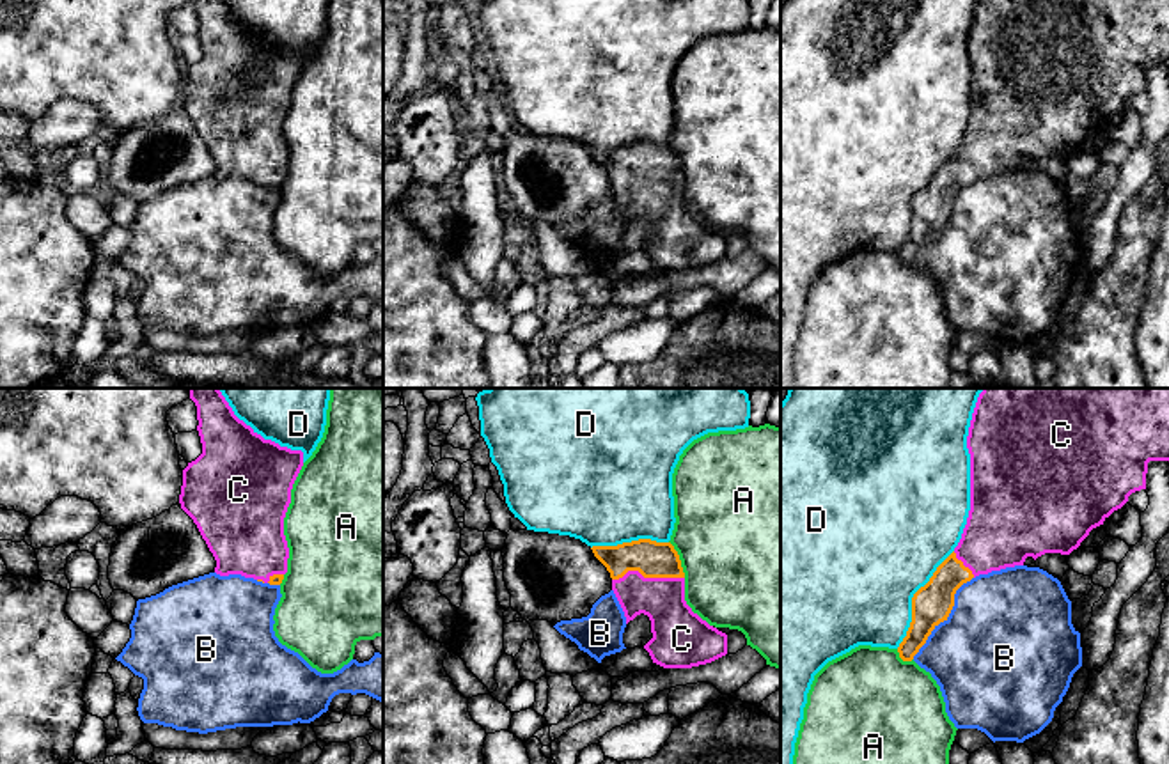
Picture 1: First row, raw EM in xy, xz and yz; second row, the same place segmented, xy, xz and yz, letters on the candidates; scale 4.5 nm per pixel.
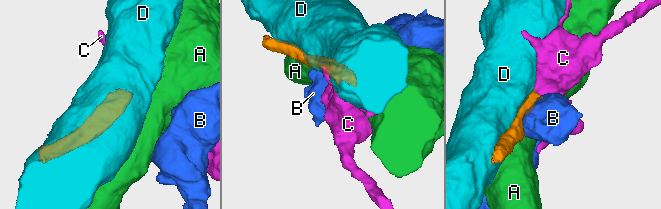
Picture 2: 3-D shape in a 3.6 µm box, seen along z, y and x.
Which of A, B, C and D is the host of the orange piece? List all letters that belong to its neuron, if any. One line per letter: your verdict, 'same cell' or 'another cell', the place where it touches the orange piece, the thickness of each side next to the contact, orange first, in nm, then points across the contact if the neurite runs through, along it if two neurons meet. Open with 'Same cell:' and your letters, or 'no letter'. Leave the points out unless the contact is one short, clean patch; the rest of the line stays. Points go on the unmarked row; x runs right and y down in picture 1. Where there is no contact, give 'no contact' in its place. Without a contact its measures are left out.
Same cell: C
A: another cell; meets orange in xz at (678, 162); 170 nm thick on the orange side, 480 nm on the other
B: another cell; meets orange in yz at (946, 220); 180 nm thick on the orange side, 480 nm on the other
C: same cell; meets orange in xz at (648, 179); 170 nm thick on the orange side, 200 nm on the other; runs through xz (651, 162), (648, 179), (673, 226)
D: another cell; meets orange in yz at (912, 202); 180 nm thick on the orange side, 500 nm on the other

